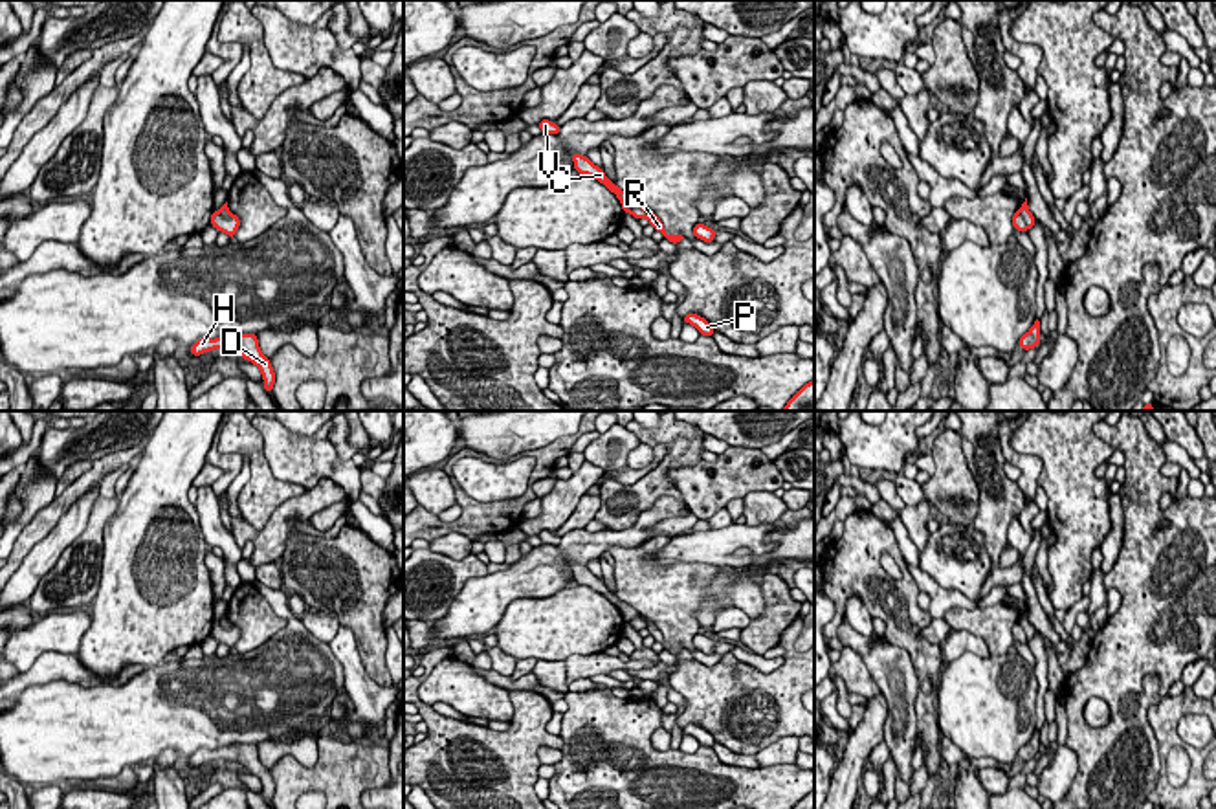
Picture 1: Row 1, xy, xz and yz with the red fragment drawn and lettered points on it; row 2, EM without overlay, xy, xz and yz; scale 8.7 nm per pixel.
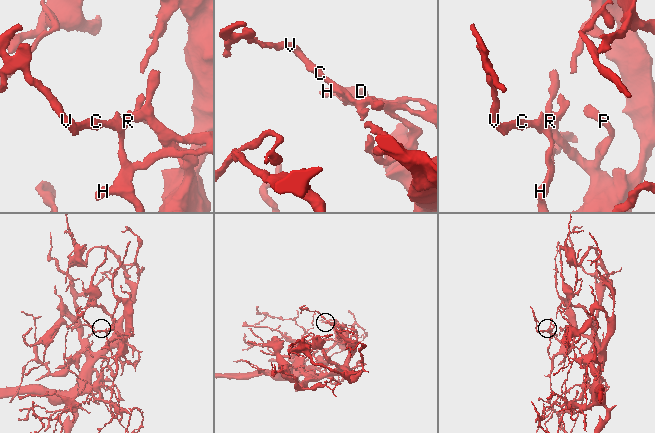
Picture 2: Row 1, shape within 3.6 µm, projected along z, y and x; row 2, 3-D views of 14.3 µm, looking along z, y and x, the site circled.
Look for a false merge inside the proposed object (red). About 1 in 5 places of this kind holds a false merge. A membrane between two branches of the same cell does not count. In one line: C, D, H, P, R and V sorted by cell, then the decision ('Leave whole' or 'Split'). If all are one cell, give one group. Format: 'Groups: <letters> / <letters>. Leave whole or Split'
Groups: C D H P R V. Leave whole

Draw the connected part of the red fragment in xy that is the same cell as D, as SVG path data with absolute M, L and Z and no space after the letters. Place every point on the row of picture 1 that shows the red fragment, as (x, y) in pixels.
M229 334L216 339L200 338L193 347L193 356L202 356L207 350L229 349L238 350L244 360L255 363L264 380L264 391L271 393L275 383L275 372L270 360L260 352L257 334Z

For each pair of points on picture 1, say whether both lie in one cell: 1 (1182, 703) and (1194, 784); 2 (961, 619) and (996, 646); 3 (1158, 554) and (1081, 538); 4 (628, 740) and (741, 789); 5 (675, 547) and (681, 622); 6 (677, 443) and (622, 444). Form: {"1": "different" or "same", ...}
{"1": "same", "2": "same", "3": "same", "4": "same", "5": "different", "6": "different"}

